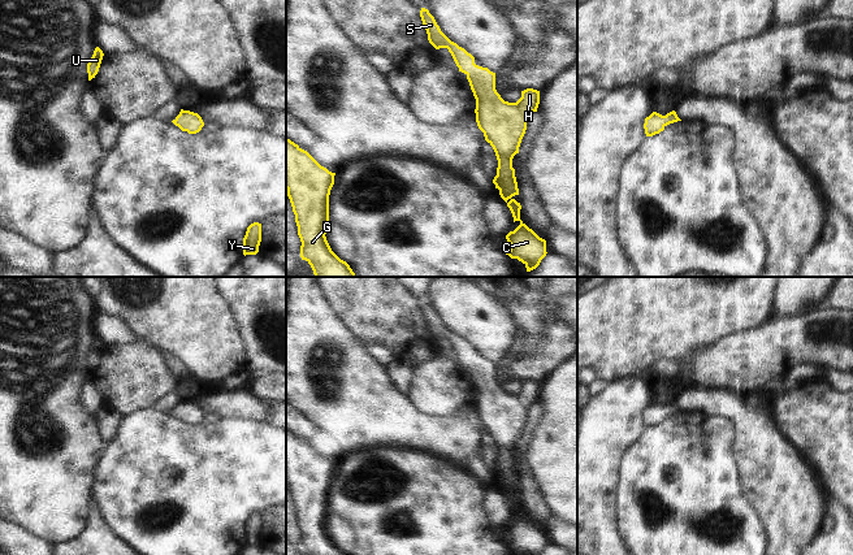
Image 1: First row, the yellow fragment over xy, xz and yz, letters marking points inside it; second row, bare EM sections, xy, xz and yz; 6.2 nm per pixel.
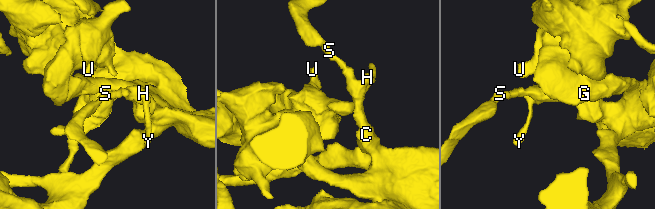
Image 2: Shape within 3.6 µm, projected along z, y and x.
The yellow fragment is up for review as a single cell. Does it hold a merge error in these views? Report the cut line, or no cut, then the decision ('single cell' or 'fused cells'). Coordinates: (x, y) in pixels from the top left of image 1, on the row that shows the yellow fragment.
no cut | single cell

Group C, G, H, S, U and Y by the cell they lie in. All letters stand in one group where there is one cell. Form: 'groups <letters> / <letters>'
groups C G H S U Y

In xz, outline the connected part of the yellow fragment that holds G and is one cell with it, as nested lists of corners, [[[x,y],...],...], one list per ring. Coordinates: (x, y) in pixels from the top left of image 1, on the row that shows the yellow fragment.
[[[286,138],[286,190],[302,242],[302,260],[311,265],[315,277],[356,277],[350,265],[332,251],[325,237],[334,175],[335,173],[321,166],[307,151]]]

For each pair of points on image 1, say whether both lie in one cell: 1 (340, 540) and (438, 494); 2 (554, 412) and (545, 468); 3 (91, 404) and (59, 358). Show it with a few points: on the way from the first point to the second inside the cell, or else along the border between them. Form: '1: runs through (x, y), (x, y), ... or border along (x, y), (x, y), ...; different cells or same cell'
1: border along (330, 514), (340, 515), (349, 524), (355, 541); different cells
2: runs through (554, 426), (554, 454); same cell
3: border along (87, 376), (79, 393), (79, 402), (94, 416); different cells

